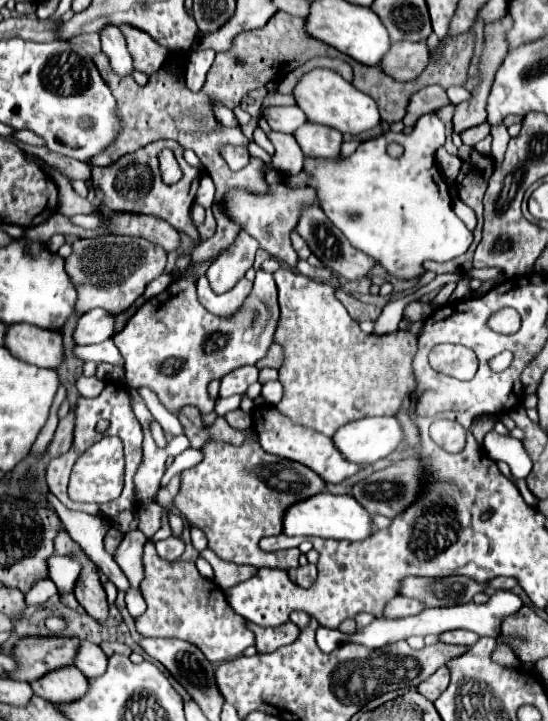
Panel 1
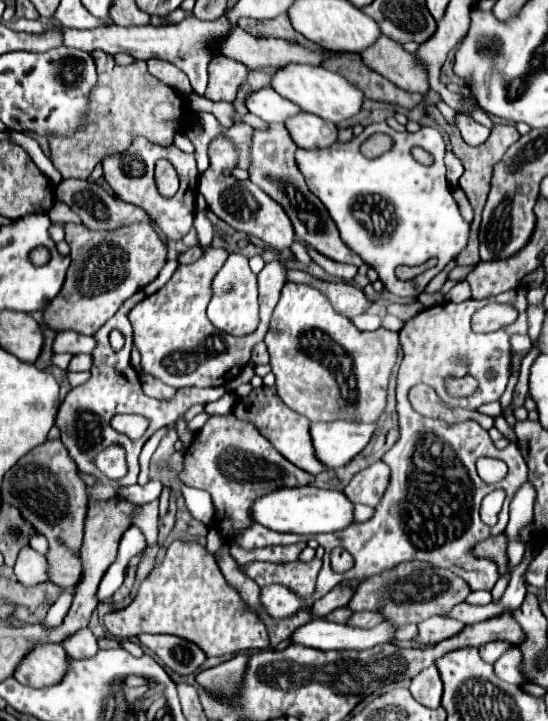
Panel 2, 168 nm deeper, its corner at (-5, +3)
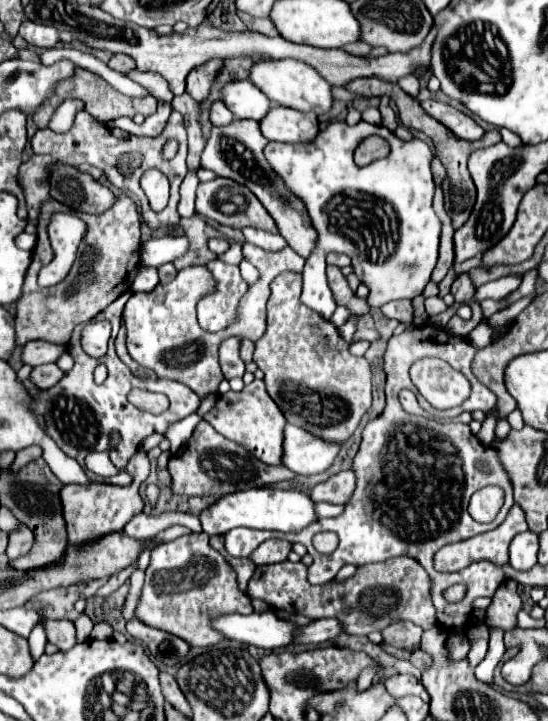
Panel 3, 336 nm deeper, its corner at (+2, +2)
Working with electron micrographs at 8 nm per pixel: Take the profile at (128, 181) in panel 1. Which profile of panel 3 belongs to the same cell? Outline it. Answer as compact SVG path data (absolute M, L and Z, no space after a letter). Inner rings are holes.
M81 110L75 114L75 122L71 126L71 130L63 132L63 134L57 134L49 128L43 128L43 130L37 130L33 134L33 138L29 140L31 148L35 154L49 154L53 158L57 158L59 162L63 164L71 164L71 166L77 166L81 162L87 162L91 166L97 166L103 170L103 174L109 178L111 184L115 184L117 188L125 190L127 194L131 194L135 200L139 200L141 204L141 216L143 220L153 228L153 230L159 230L159 228L173 228L179 224L179 214L177 214L177 202L179 202L179 186L181 186L181 180L185 178L187 174L187 166L185 166L185 156L187 156L187 132L185 132L185 126L183 126L183 116L179 112L173 110L165 130L157 136L157 138L147 138L147 136L133 136L129 132L123 132L119 128L113 128L113 126L105 126L101 122L97 122L89 112ZM169 138L175 138L179 142L179 152L177 156L171 160L171 162L165 162L161 158L161 148L163 144L169 140ZM149 168L155 168L161 170L169 182L171 182L171 198L169 198L169 206L161 212L153 212L149 202L147 202L147 196L145 192L141 190L139 186L139 178L145 170Z

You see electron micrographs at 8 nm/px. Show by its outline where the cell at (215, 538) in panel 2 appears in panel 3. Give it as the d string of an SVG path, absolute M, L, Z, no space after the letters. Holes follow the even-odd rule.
M251 488L251 490L239 490L227 496L217 498L213 504L209 504L201 514L203 530L213 534L225 534L231 528L245 526L245 528L257 528L257 530L281 530L281 532L299 532L307 524L315 522L315 510L313 500L299 492L299 490L273 490L273 488Z

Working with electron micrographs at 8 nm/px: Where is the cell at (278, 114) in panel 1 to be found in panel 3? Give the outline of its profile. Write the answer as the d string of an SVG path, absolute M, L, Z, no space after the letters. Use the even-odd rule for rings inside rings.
M231 80L221 88L221 102L233 112L235 118L261 120L269 108L269 98L259 92L251 80Z

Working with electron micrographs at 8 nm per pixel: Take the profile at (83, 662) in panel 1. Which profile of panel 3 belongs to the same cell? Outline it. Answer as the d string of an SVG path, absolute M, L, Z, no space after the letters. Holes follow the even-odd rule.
M41 618L45 632L47 632L47 640L55 646L59 646L59 650L69 650L77 644L75 640L75 626L71 620L49 620L49 618Z

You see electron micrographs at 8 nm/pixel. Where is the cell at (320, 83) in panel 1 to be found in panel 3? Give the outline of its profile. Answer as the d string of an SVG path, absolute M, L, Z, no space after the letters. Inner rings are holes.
M255 60L255 64L249 70L249 80L275 104L279 106L287 106L293 110L301 110L301 112L309 112L313 110L315 114L325 114L331 104L333 104L333 96L331 96L331 86L327 80L323 80L323 76L311 68L309 64L303 64L301 60Z

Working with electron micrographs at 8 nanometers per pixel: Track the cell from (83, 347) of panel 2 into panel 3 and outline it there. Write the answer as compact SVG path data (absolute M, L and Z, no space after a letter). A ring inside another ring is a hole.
M35 340L35 342L27 342L27 344L23 346L21 362L23 362L23 364L29 364L29 366L49 364L49 362L55 362L55 360L59 358L59 354L63 354L63 352L65 352L65 346Z

